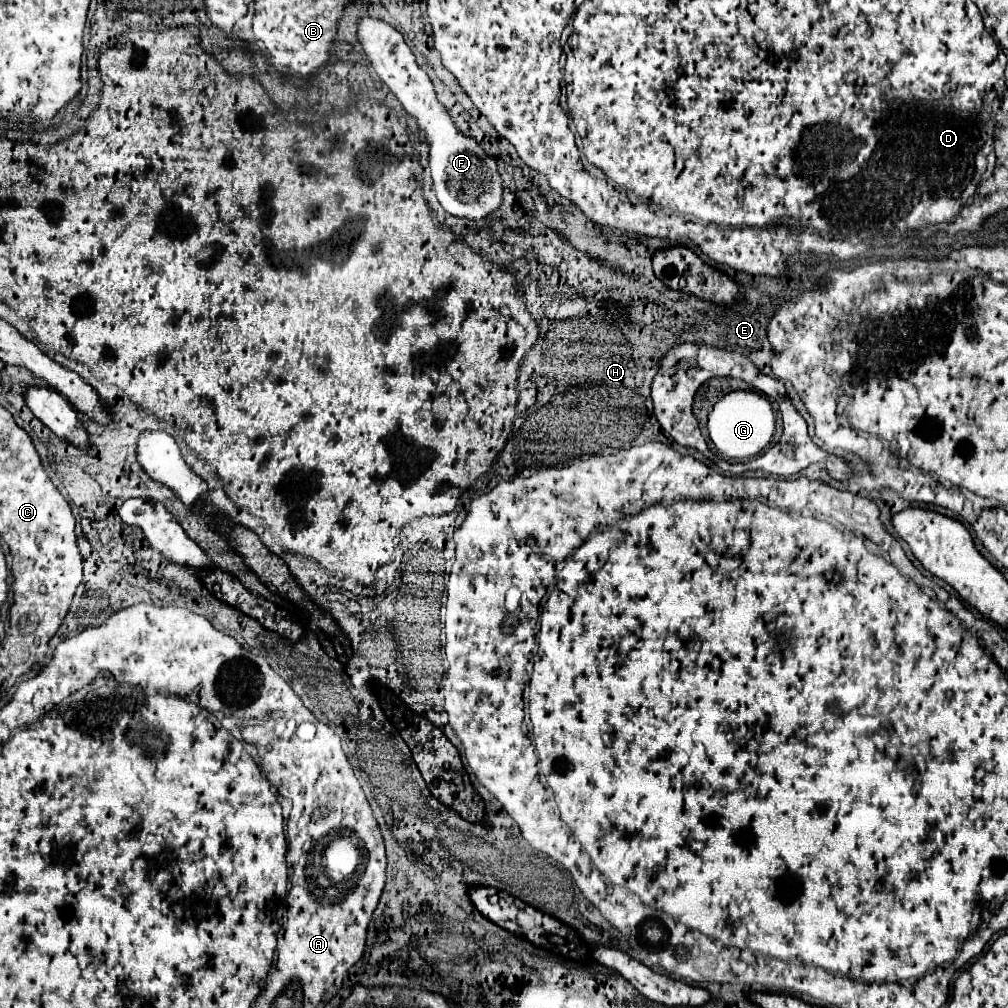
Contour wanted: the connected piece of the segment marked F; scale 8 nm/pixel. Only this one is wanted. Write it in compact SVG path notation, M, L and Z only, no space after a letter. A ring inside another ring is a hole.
M365 15L359 21L359 41L377 75L395 93L405 111L417 121L419 129L425 133L425 143L429 145L429 167L433 173L435 195L441 207L449 215L465 221L481 221L487 215L499 211L503 203L503 179L497 161L491 155L487 155L479 141L457 129L449 111L437 99L431 79L415 63L415 57L405 45L401 33L391 25Z

